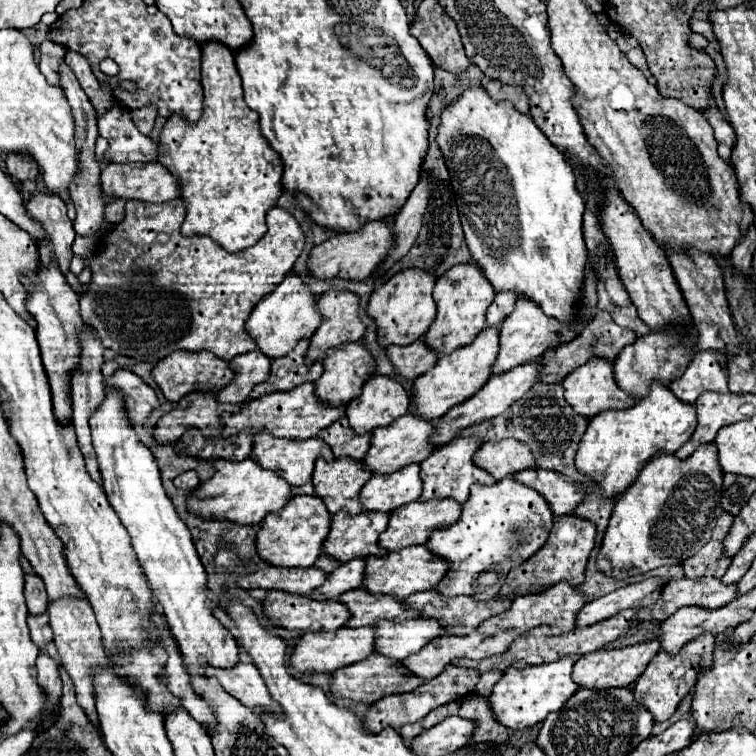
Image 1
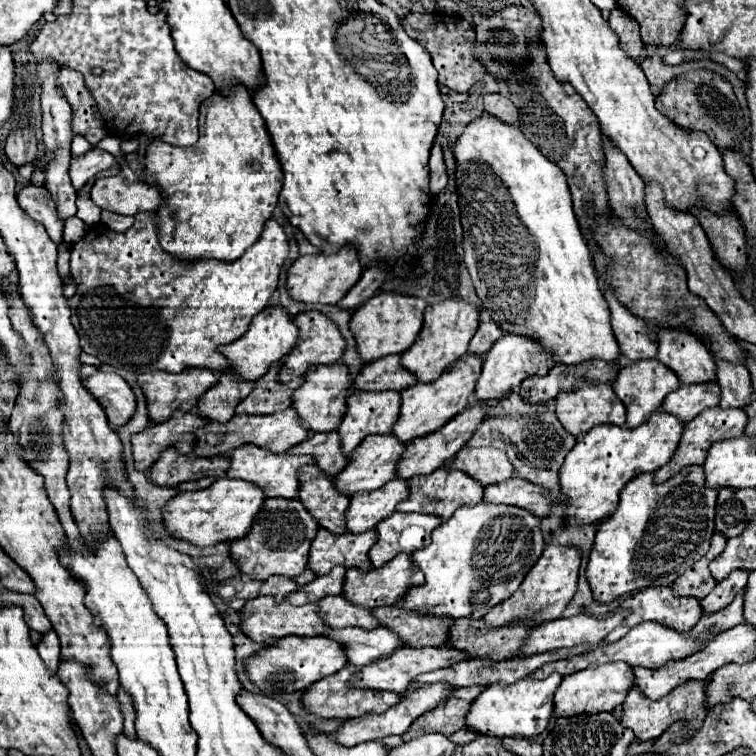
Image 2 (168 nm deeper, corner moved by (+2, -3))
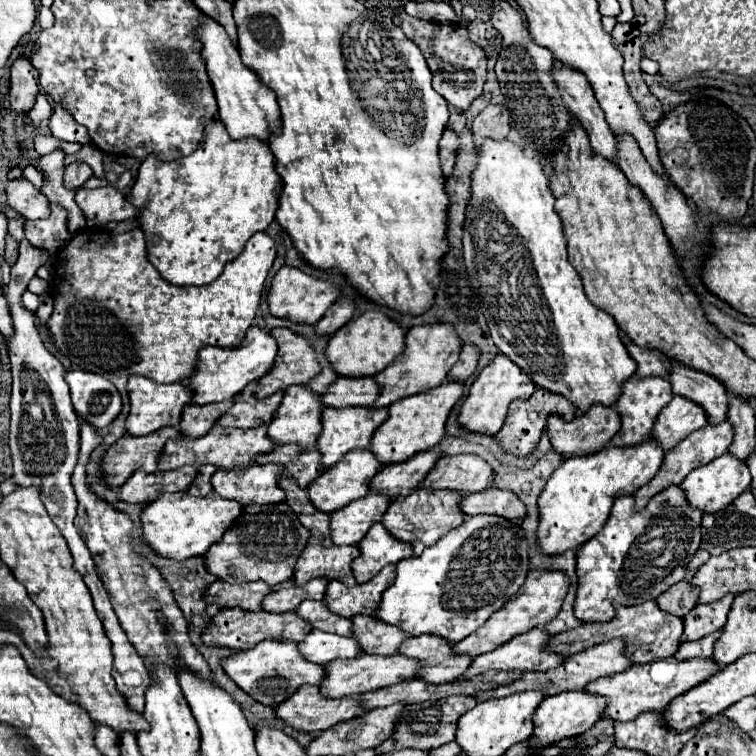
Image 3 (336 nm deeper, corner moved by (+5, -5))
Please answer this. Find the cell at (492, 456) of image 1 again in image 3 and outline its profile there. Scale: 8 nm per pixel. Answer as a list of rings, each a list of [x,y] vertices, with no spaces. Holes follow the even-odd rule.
[[[443,455],[423,481],[425,489],[455,489],[461,495],[483,491],[495,473],[479,455]]]

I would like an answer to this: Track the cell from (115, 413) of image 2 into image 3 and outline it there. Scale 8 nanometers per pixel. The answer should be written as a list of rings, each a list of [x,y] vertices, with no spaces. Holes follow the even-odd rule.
[[[69,371],[65,381],[71,387],[71,399],[77,415],[95,427],[107,427],[123,407],[121,395],[115,385],[97,373],[89,371]]]

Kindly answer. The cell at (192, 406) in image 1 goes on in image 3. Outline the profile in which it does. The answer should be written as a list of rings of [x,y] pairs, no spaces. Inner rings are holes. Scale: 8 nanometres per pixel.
[[[163,427],[145,437],[121,437],[117,443],[111,445],[103,459],[105,483],[111,487],[121,487],[135,473],[135,469],[145,469],[147,473],[157,471],[165,441],[181,437],[181,431],[175,427]]]

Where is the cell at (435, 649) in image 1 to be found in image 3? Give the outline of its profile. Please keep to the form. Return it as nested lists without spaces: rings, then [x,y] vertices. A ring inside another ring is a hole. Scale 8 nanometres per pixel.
[[[361,653],[355,659],[337,659],[331,665],[325,665],[327,677],[321,683],[321,693],[325,697],[347,697],[347,695],[361,695],[367,691],[375,691],[381,687],[389,687],[395,683],[401,683],[405,679],[411,679],[419,673],[421,663],[413,661],[413,657],[405,657],[405,655],[369,655],[369,653]]]

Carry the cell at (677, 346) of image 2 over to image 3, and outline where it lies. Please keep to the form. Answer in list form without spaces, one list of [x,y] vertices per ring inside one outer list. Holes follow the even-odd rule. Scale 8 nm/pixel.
[[[671,359],[669,381],[675,395],[683,395],[705,409],[709,423],[719,423],[727,417],[729,395],[725,385],[721,385],[721,381],[715,377]]]

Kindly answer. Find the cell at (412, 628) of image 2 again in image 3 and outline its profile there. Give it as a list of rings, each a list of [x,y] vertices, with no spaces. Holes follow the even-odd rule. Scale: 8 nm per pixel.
[[[357,615],[353,621],[353,637],[359,641],[365,653],[377,655],[395,655],[401,649],[401,643],[409,637],[401,627],[389,625],[373,615]]]

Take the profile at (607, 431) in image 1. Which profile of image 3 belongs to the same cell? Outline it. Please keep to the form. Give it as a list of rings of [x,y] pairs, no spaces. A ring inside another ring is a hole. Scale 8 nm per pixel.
[[[649,437],[633,447],[607,447],[601,453],[565,459],[549,477],[539,495],[539,547],[543,553],[563,553],[577,549],[603,529],[613,501],[621,493],[635,493],[655,477],[663,465],[665,451],[657,439]]]

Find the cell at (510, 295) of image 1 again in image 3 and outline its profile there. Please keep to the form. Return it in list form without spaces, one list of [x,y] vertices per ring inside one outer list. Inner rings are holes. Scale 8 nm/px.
[[[463,345],[461,357],[459,357],[459,361],[453,365],[453,369],[449,371],[449,377],[447,377],[447,379],[465,381],[467,377],[471,377],[471,375],[475,373],[475,369],[477,369],[479,357],[481,357],[481,351],[477,349],[477,345]]]

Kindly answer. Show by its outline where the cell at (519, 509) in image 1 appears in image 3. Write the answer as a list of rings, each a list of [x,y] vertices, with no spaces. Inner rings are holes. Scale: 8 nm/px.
[[[473,515],[473,517],[467,517],[457,529],[449,531],[445,537],[441,537],[437,541],[437,545],[431,545],[427,547],[419,557],[409,557],[405,561],[399,561],[397,563],[397,577],[393,581],[393,585],[389,589],[385,589],[383,593],[383,599],[381,599],[381,605],[379,609],[375,611],[375,617],[379,617],[381,621],[385,623],[391,623],[391,625],[397,625],[401,627],[403,631],[407,631],[409,635],[423,635],[423,633],[435,633],[451,643],[457,643],[461,639],[465,639],[467,635],[471,635],[473,631],[477,631],[489,617],[491,613],[495,613],[497,609],[501,609],[523,585],[525,577],[527,577],[527,571],[529,571],[529,541],[525,537],[525,533],[521,533],[521,525],[519,521],[509,521],[505,517],[497,517],[497,515]]]

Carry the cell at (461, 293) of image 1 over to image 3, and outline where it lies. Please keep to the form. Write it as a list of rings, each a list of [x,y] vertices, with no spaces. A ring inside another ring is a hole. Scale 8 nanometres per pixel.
[[[431,323],[431,325],[411,327],[407,331],[405,351],[401,353],[401,357],[397,357],[391,365],[387,365],[381,373],[375,375],[375,381],[381,383],[383,389],[381,389],[381,397],[373,405],[387,407],[395,403],[397,399],[403,399],[415,393],[423,393],[423,391],[429,391],[441,385],[447,379],[447,373],[453,367],[453,363],[457,363],[461,355],[461,347],[463,347],[461,339],[457,337],[457,331],[453,329],[453,325]]]

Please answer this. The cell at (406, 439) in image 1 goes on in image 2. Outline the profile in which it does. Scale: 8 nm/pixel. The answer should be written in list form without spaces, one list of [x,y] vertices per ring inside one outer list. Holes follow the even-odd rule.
[[[368,435],[368,439],[364,439],[360,447],[356,447],[356,451],[350,455],[346,469],[334,477],[336,491],[344,495],[354,495],[360,491],[374,491],[382,487],[384,483],[394,479],[396,465],[402,451],[404,451],[404,443],[400,443],[394,435]]]

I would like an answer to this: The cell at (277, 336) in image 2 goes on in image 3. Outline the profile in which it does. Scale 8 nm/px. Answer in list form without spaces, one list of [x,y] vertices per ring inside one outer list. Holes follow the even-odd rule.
[[[255,325],[249,327],[245,339],[237,347],[231,349],[203,347],[199,351],[199,363],[195,367],[195,373],[189,379],[189,387],[193,391],[193,403],[207,405],[207,403],[233,399],[247,387],[247,383],[263,377],[273,367],[275,357],[277,357],[277,339],[271,337],[267,329]]]

